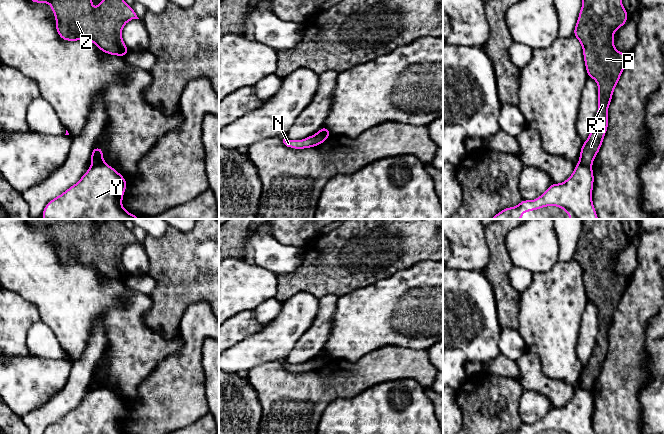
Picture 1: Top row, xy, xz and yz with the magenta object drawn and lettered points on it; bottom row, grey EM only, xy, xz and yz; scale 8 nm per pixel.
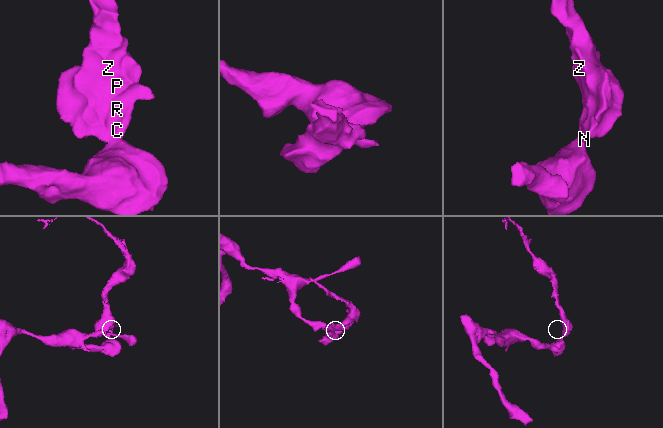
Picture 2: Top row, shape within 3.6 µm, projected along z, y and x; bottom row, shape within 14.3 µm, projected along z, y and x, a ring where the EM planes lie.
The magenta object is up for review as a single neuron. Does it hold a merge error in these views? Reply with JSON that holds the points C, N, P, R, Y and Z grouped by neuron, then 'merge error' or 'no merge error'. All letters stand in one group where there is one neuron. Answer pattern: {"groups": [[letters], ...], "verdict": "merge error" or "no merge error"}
{"groups": [["C", "N", "P", "R", "Z"], ["Y"]], "verdict": "merge error"}

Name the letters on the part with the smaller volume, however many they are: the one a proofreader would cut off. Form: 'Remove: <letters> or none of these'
Remove: C, N, P, R, Z

